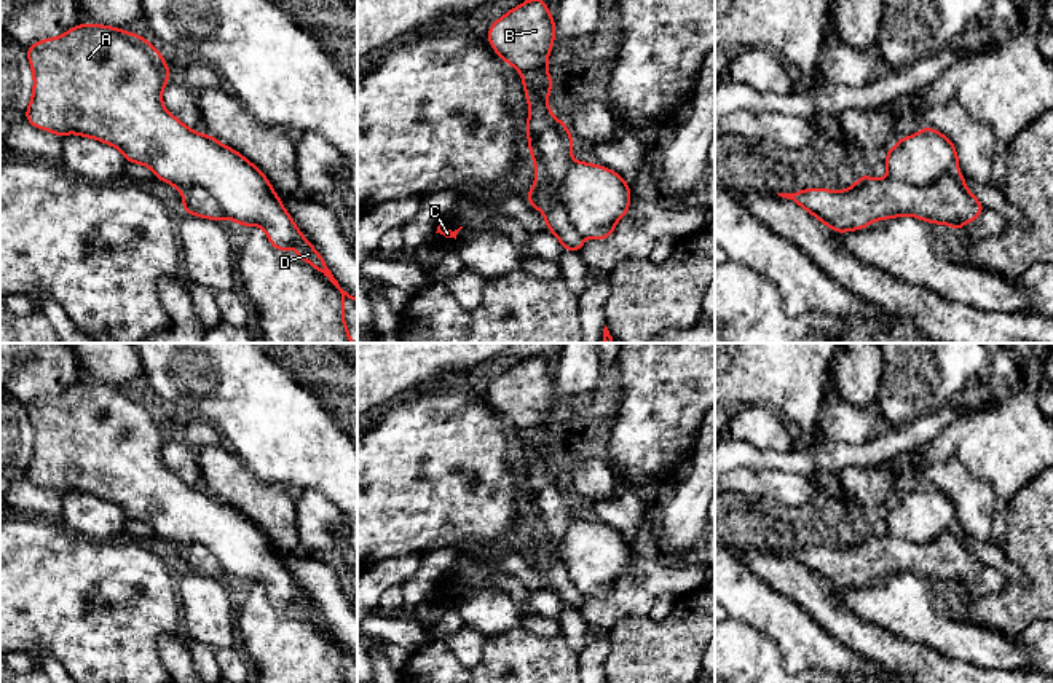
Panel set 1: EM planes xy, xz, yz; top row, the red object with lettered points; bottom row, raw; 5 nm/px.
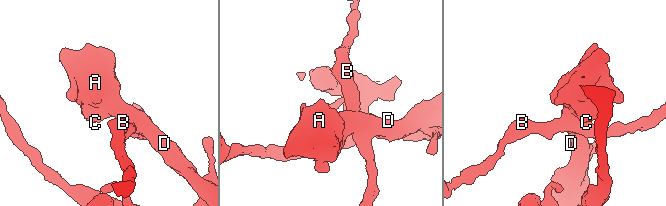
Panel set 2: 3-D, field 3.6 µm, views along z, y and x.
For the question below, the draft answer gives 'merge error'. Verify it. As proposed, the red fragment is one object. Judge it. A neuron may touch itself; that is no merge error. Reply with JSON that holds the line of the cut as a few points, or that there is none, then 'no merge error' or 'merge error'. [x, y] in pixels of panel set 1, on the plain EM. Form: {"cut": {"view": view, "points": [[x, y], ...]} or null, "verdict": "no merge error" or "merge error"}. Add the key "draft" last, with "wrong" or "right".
{"cut": {"view": "xz", "points": [[571, 519], [557, 554], [563, 562], [567, 576], [583, 596]]}, "verdict": "merge error", "draft": "right"}

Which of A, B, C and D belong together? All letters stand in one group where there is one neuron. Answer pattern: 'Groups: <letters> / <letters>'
Groups: A C D / B

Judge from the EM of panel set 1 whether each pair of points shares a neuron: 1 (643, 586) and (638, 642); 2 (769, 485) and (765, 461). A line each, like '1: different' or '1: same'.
1: different
2: different

